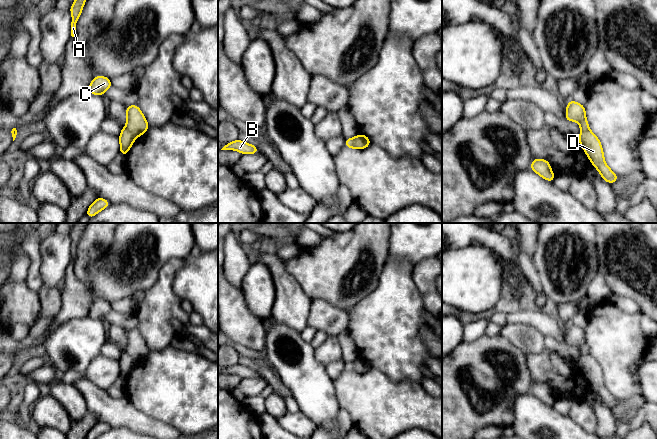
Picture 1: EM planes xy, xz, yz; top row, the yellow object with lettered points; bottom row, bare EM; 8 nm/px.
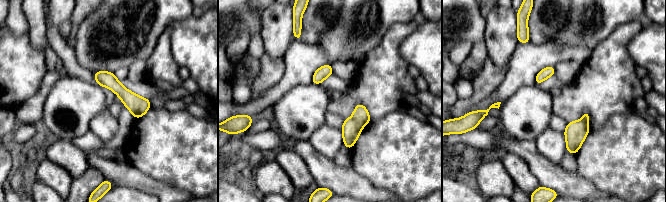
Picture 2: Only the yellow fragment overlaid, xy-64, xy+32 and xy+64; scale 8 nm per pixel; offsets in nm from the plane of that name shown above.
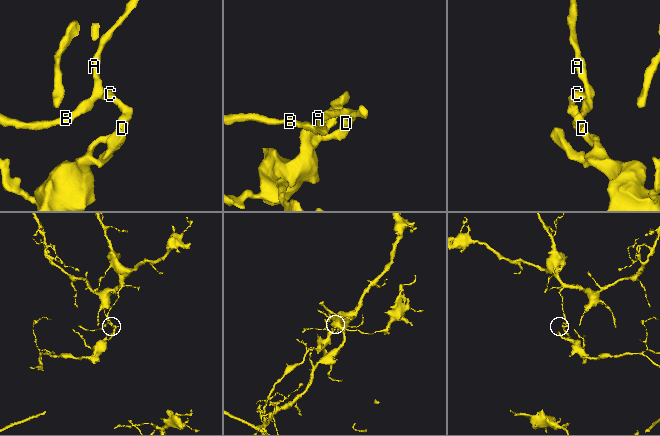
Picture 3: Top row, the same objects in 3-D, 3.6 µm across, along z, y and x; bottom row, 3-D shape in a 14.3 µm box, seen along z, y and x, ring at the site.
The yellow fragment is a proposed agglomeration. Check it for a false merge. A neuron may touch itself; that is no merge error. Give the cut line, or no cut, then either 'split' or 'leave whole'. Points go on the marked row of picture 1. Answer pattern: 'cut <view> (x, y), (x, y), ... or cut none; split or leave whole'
cut xy (125, 126), (136, 136); split

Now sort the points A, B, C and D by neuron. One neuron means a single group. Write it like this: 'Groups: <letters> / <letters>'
Groups: A B C / D

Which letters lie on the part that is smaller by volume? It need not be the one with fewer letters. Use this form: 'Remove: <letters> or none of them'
Remove: D

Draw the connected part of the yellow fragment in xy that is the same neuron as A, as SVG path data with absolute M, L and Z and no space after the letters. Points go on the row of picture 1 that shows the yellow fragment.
M75 0L69 9L72 14L72 22L71 22L71 36L72 37L75 36L76 24L83 10L83 6L85 2L86 0Z

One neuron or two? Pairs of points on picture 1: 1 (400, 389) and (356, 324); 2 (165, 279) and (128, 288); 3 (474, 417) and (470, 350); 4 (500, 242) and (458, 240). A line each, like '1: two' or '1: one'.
1: two
2: two
3: one
4: one

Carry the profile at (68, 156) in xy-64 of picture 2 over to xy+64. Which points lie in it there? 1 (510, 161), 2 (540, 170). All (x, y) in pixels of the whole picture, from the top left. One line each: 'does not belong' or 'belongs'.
1: belongs
2: does not belong

